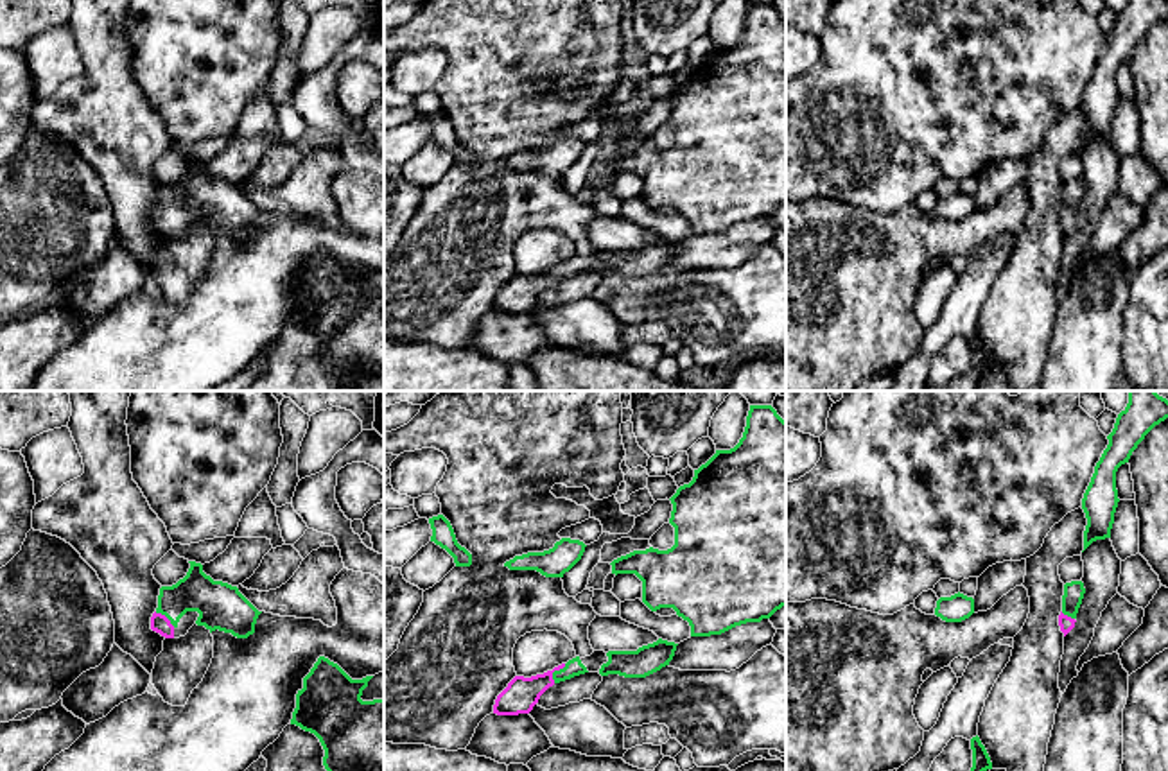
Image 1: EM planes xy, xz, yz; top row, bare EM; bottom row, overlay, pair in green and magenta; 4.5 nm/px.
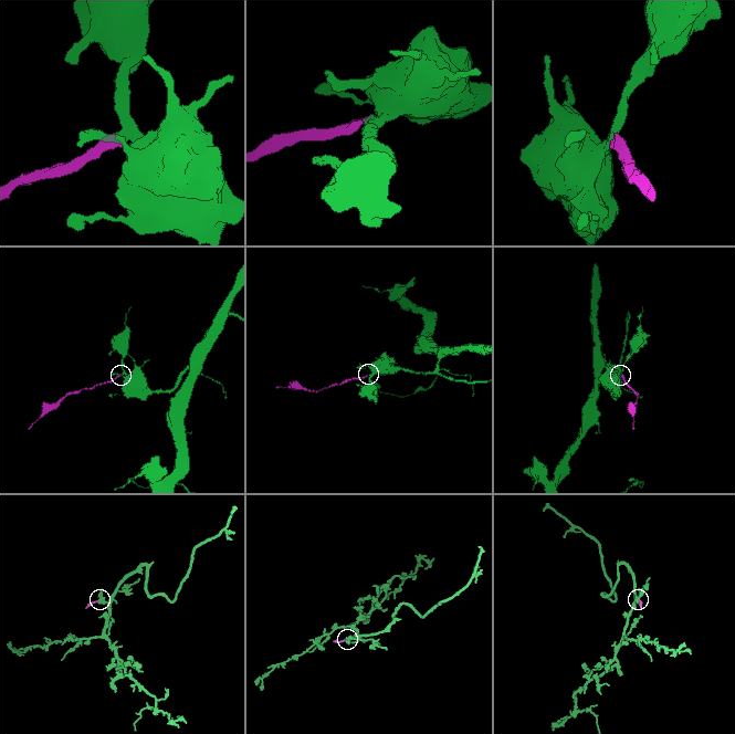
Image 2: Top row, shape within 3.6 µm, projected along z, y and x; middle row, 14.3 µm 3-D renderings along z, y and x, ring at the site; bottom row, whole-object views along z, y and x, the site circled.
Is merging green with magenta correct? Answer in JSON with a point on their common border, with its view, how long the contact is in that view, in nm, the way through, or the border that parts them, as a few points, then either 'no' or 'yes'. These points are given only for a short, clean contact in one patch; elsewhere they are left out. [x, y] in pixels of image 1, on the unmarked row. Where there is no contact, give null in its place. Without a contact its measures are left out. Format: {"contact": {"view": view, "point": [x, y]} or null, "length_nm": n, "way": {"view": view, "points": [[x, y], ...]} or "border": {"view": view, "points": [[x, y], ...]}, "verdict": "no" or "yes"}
{"contact": {"view": "xz", "point": [555, 269]}, "length_nm": 110, "way": {"view": "xz", "points": [[573, 266], [555, 269], [521, 293]]}, "verdict": "yes"}

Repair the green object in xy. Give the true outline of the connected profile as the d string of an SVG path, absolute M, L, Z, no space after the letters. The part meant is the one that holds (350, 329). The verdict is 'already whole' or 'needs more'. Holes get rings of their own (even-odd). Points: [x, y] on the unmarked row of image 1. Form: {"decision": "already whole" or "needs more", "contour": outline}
{"decision": "already whole", "contour": "M319 255L296 292L291 323L319 337L334 377L353 380L339 391L384 391L384 296L361 298L371 276L352 278Z"}

